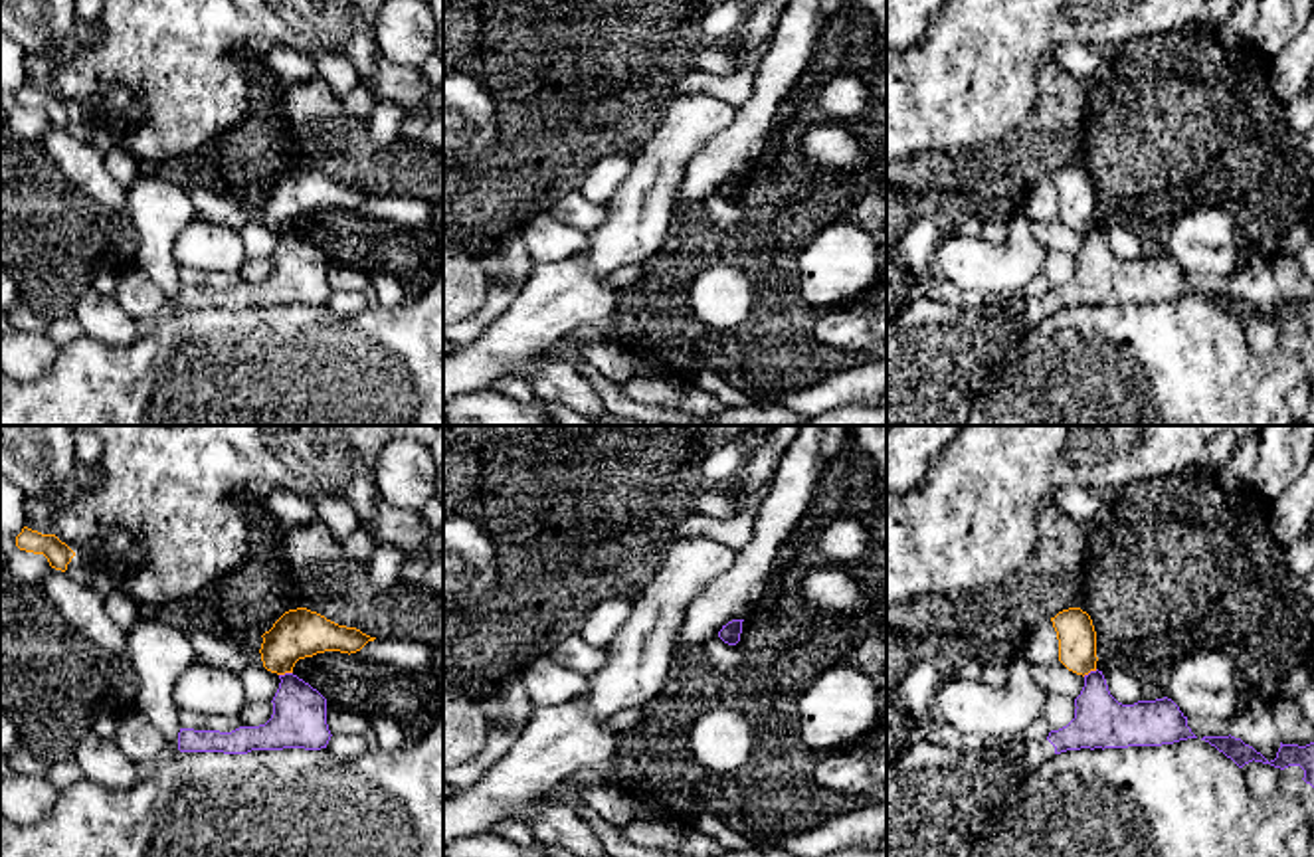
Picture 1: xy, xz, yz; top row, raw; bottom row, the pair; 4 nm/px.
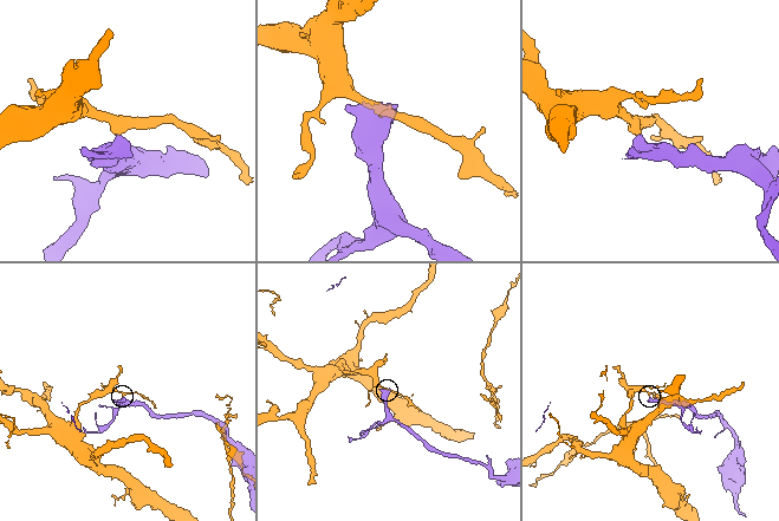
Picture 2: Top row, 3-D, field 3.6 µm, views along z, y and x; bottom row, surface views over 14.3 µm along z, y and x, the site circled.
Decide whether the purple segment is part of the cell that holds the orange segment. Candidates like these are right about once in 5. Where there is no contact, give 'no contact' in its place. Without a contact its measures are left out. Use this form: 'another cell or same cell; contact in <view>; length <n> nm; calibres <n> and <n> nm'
another cell; contact in xy; length 60 nm; calibres 200 and 220 nm

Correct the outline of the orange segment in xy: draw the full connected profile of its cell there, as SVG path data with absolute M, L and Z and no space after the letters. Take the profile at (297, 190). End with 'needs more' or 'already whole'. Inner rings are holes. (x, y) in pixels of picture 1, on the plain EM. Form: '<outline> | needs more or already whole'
M307 164L285 168L261 194L259 210L263 224L277 232L293 230L299 216L325 208L350 212L376 196L356 184L338 182Z | already whole

